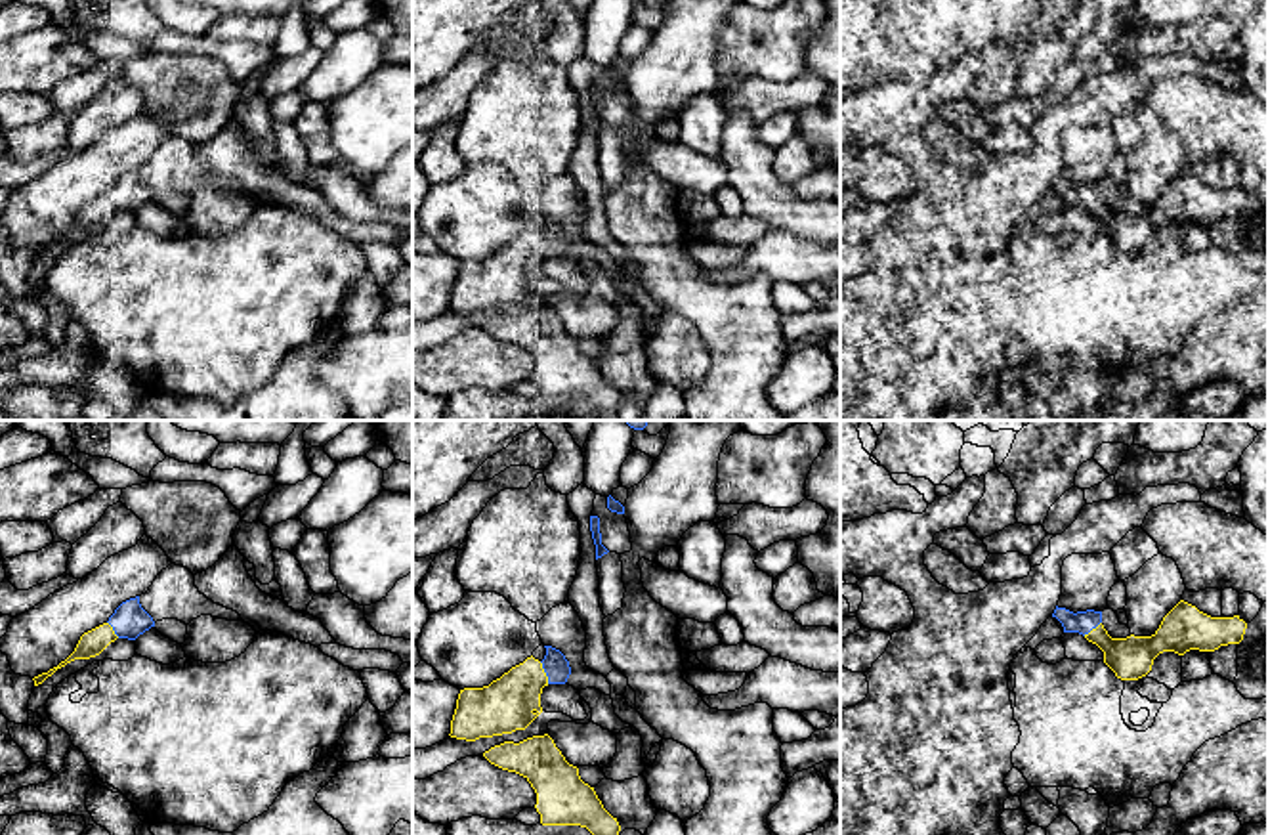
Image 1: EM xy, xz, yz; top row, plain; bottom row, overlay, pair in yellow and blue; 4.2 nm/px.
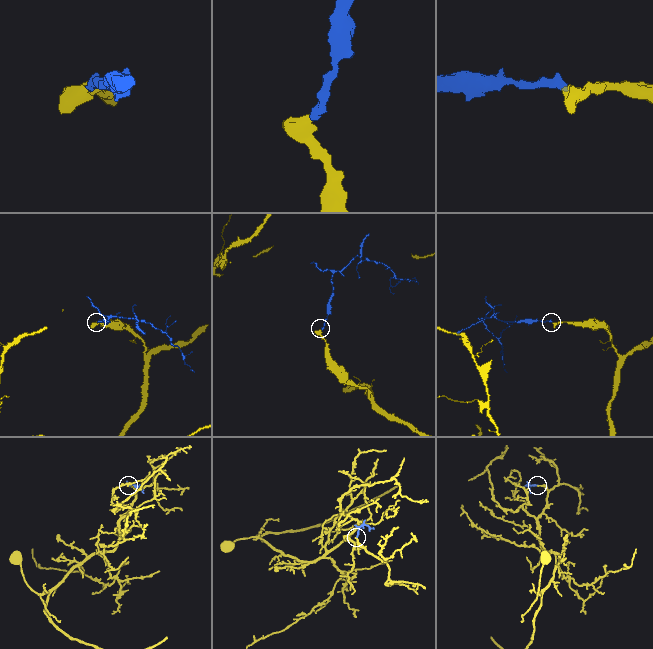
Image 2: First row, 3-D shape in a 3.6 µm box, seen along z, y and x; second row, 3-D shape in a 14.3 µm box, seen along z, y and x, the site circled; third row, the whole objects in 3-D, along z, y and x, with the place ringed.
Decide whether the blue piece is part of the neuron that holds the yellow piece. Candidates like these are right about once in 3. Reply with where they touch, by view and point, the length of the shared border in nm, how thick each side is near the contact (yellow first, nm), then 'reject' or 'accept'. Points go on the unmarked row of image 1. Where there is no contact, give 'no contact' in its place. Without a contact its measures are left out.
xz (545, 245) | 100 nm | 220/110 nm | accept

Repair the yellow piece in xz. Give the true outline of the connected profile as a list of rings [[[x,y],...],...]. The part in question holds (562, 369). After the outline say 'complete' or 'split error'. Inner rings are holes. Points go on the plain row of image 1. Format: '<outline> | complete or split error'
[[[548,306],[519,315],[504,313],[483,329],[531,355],[542,397],[581,397],[596,409],[598,420],[619,420],[617,390],[603,380],[594,359],[581,352],[579,340],[565,332]]] | complete

